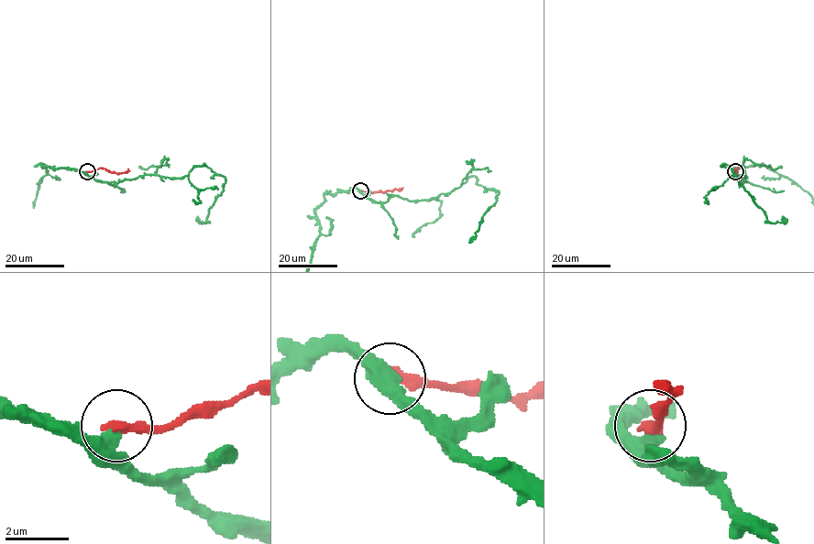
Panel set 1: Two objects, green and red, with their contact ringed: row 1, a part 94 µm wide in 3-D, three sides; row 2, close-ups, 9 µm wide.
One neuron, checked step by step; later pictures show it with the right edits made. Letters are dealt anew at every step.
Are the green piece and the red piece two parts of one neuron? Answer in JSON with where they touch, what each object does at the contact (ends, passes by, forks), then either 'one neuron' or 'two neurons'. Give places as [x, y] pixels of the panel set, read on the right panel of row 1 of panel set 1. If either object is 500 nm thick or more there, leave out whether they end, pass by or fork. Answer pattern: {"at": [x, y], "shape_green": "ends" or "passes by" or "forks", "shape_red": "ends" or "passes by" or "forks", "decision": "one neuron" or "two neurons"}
{"at": [735, 171], "shape_green": "passes by", "shape_red": "ends", "decision": "two neurons"}

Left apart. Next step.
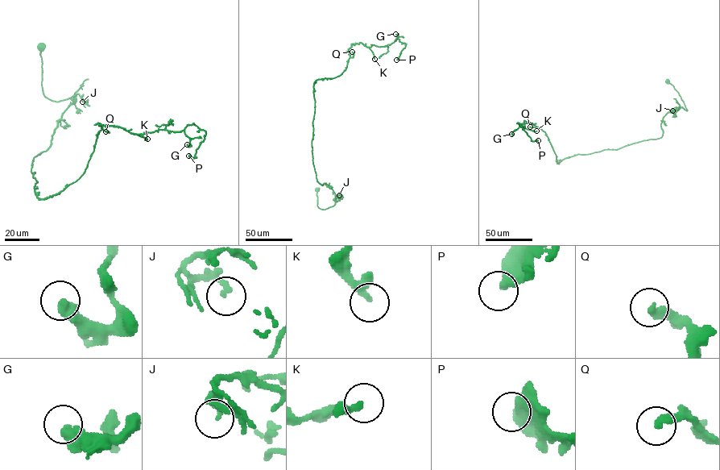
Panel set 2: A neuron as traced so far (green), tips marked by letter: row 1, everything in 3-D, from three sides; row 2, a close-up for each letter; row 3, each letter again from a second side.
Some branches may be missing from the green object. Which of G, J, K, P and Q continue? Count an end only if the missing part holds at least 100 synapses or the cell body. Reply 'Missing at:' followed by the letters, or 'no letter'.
Missing at: no letter

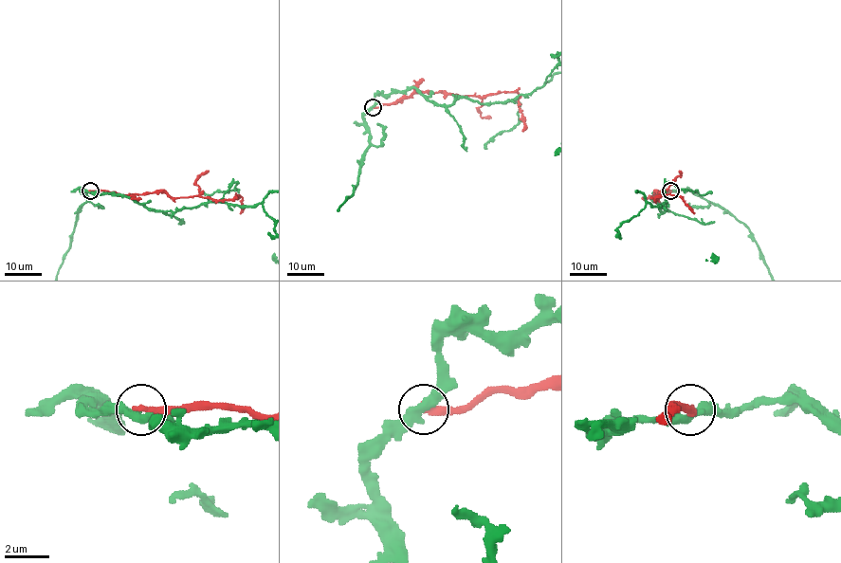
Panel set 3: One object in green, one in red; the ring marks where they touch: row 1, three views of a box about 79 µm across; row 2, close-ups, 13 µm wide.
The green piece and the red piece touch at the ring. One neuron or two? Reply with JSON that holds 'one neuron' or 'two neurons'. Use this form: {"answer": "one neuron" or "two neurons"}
{"answer": "two neurons"}

